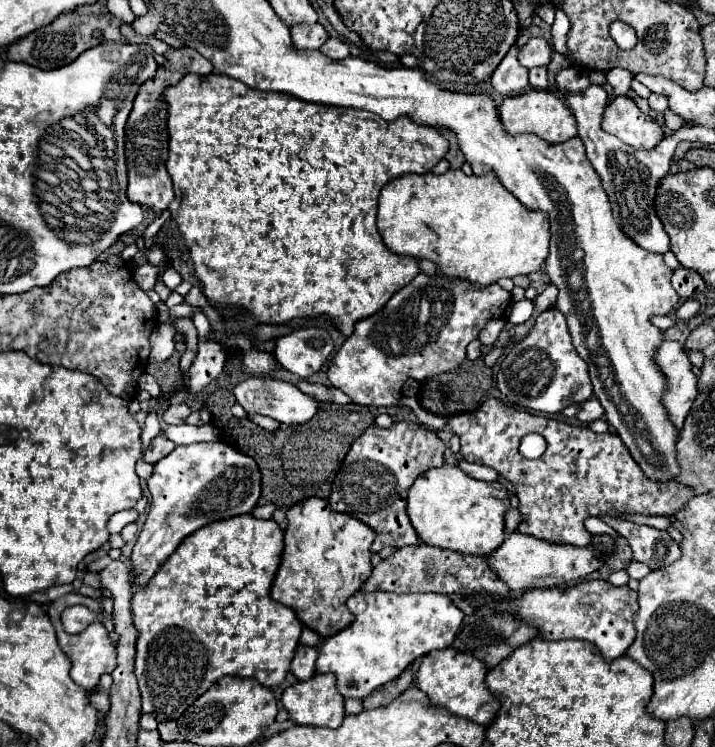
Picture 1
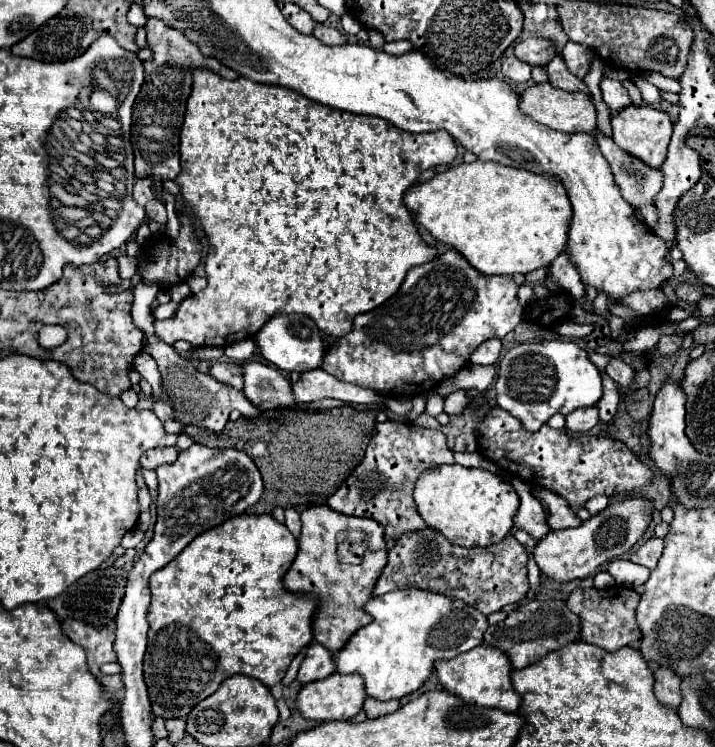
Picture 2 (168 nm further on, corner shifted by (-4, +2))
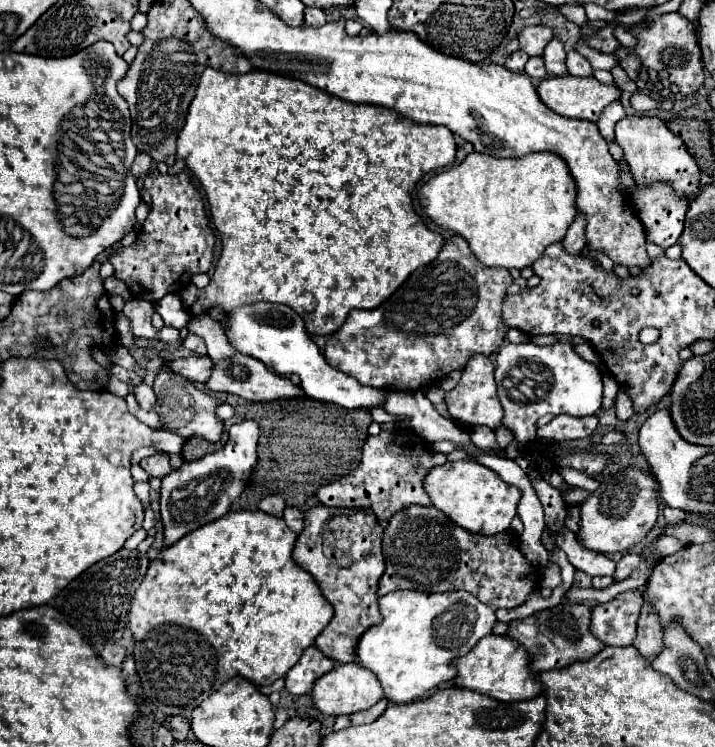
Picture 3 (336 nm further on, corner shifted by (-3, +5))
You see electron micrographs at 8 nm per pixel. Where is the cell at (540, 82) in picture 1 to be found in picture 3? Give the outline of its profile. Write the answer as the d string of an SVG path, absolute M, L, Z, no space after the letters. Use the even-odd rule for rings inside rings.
M531 56L527 66L525 66L525 74L531 76L531 78L545 78L547 76L547 70L545 70L545 64L543 64L543 58L541 56Z

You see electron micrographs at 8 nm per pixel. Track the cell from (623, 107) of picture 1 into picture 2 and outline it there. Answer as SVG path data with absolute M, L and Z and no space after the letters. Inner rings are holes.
M628 105L612 115L612 139L620 149L626 149L628 153L640 157L642 161L648 161L652 167L660 167L664 163L664 153L668 149L668 141L672 137L672 121L668 113L658 111L650 105Z

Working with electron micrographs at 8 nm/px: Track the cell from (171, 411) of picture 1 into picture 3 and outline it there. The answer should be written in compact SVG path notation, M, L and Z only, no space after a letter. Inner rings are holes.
M141 382L141 384L137 384L137 386L133 388L133 396L135 396L135 400L139 402L139 406L145 408L145 410L151 410L151 408L155 406L155 394L153 394L153 388L145 386L145 382Z

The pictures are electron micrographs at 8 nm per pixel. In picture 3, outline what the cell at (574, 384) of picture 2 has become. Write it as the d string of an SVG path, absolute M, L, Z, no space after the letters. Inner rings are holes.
M533 342L503 346L497 354L495 382L505 408L505 426L521 444L525 444L525 438L535 438L535 420L539 416L589 416L599 410L603 396L601 372L595 364L579 358L569 342L557 342L553 346L535 346Z

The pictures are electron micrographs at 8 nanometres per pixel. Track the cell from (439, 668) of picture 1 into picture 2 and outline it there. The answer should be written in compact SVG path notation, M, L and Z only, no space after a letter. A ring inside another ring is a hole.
M478 645L454 659L438 659L434 663L434 671L446 691L454 693L470 705L500 709L504 713L514 713L520 707L520 695L512 689L510 683L512 665L508 665L508 657L504 657L504 653L500 653L498 649Z

